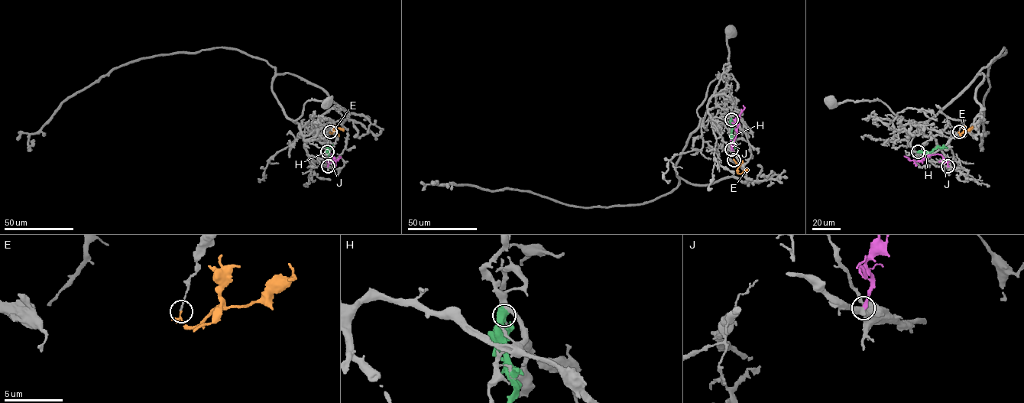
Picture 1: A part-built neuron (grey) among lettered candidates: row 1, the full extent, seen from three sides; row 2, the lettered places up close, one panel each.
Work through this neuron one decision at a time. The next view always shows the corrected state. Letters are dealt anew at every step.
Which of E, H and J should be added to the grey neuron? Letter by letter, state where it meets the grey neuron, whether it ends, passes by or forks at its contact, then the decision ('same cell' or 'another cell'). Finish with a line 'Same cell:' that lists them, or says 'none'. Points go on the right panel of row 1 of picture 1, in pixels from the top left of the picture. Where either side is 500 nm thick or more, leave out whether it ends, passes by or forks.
E: (959, 131) | it passes by | another cell
H: (918, 151) | another cell
J: (947, 166) | it ends | another cell
Same cell: none

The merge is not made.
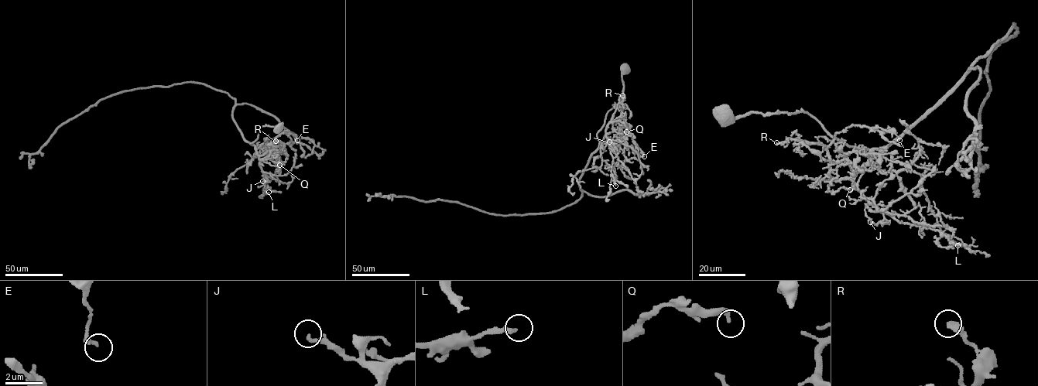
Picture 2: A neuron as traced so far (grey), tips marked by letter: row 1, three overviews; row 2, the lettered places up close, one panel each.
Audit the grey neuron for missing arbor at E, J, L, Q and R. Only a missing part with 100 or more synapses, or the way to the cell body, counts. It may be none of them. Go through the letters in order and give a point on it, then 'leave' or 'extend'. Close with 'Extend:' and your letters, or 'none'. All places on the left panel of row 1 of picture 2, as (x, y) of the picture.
E: (297, 140) | leave
J: (262, 181) | leave
L: (268, 192) | leave
Q: (279, 165) | leave
R: (275, 141) | leave
Extend: none

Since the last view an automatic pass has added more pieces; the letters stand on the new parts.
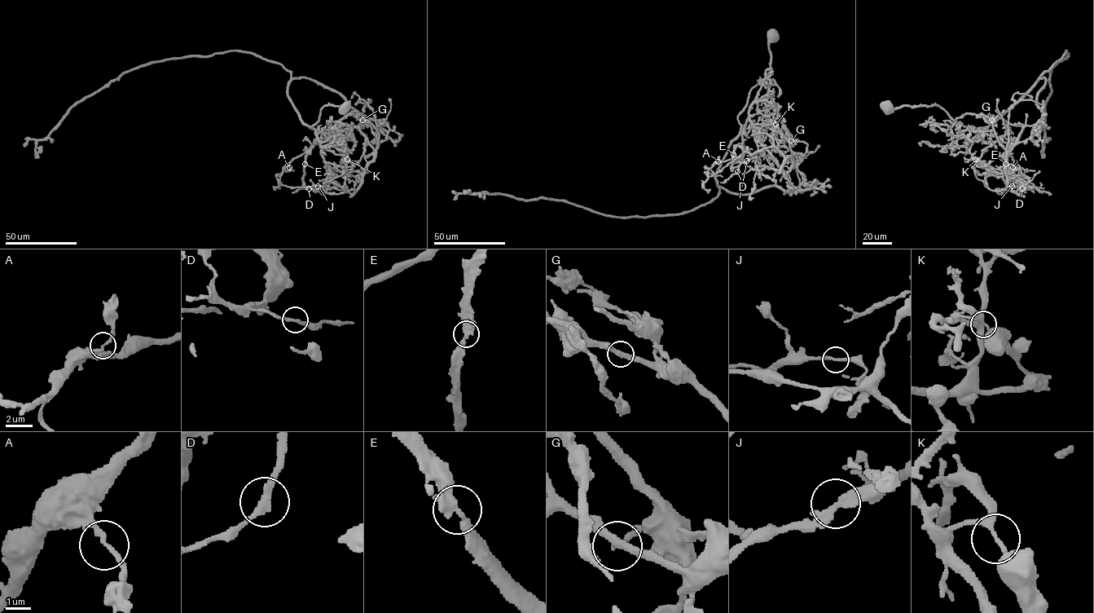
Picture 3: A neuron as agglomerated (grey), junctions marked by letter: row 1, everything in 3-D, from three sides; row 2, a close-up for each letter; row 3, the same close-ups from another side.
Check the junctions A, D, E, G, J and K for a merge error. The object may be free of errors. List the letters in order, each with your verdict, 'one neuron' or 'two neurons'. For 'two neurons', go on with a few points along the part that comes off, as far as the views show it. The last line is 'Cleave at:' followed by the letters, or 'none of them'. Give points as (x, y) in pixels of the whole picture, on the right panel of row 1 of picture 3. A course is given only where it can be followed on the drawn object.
A: one neuron
D: one neuron
E: one neuron
G: one neuron
J: one neuron
K: two neurons; foreign part runs (975, 159), (999, 173), (1008, 173), (1008, 189), (999, 193), (1009, 187), (1027, 185), (1023, 174), (1026, 170)
Cleave at: K

